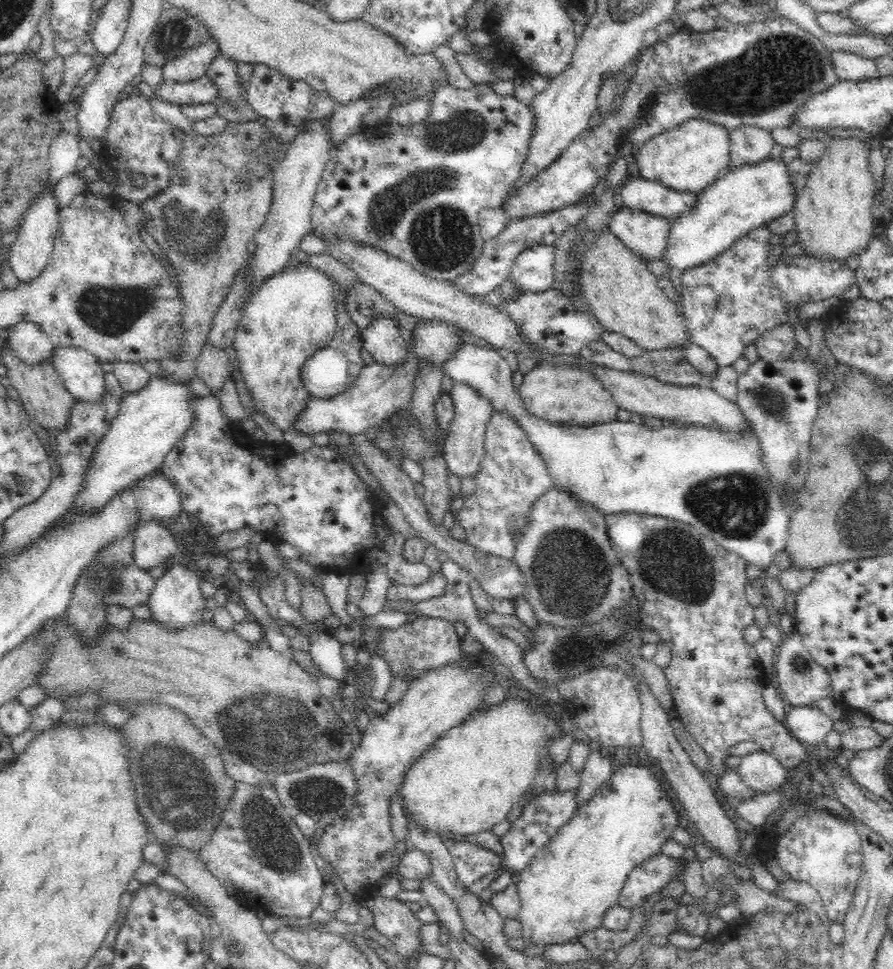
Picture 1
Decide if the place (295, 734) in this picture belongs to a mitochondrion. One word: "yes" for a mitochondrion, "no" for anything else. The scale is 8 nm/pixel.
yes

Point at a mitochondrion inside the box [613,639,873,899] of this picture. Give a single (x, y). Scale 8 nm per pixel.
(802, 665)

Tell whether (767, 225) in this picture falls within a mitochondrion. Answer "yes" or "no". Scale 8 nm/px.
no

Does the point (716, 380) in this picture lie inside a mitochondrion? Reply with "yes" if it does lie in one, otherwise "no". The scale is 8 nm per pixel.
no

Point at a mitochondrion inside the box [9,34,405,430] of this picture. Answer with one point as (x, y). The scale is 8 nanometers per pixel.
(196, 231)

